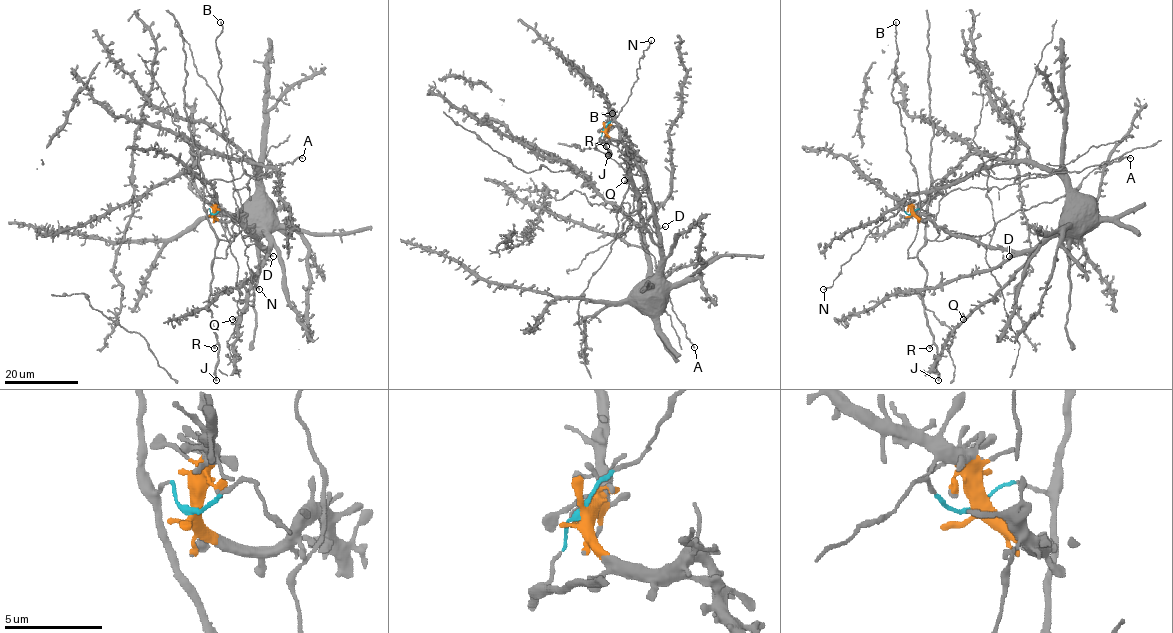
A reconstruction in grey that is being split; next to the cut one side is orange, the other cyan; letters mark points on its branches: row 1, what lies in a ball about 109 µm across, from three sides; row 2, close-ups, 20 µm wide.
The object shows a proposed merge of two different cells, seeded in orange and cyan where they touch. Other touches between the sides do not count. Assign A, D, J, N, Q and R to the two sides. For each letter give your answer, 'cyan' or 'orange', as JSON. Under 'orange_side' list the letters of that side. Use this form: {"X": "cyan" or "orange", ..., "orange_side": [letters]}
{"A": "cyan", "D": "orange", "J": "cyan", "N": "cyan", "Q": "orange", "R": "cyan", "orange_side": ["D", "Q"]}

